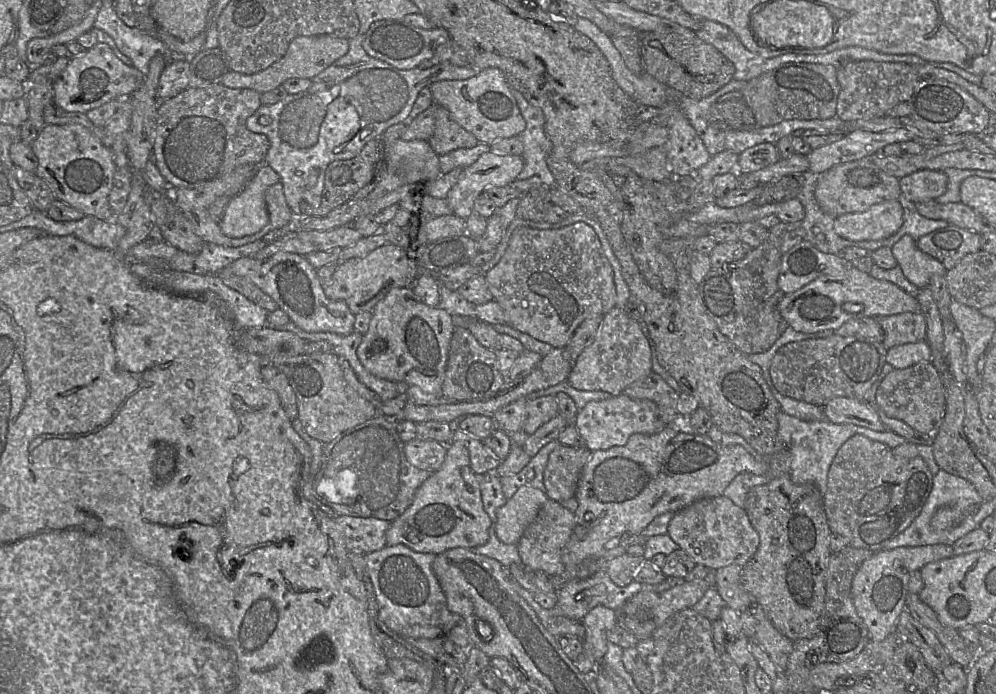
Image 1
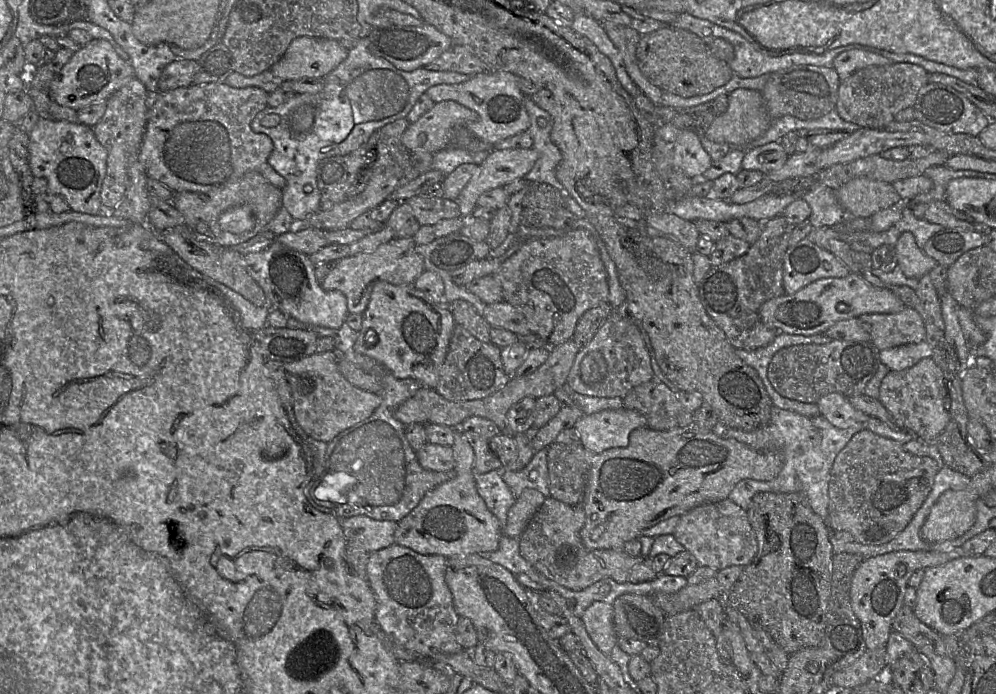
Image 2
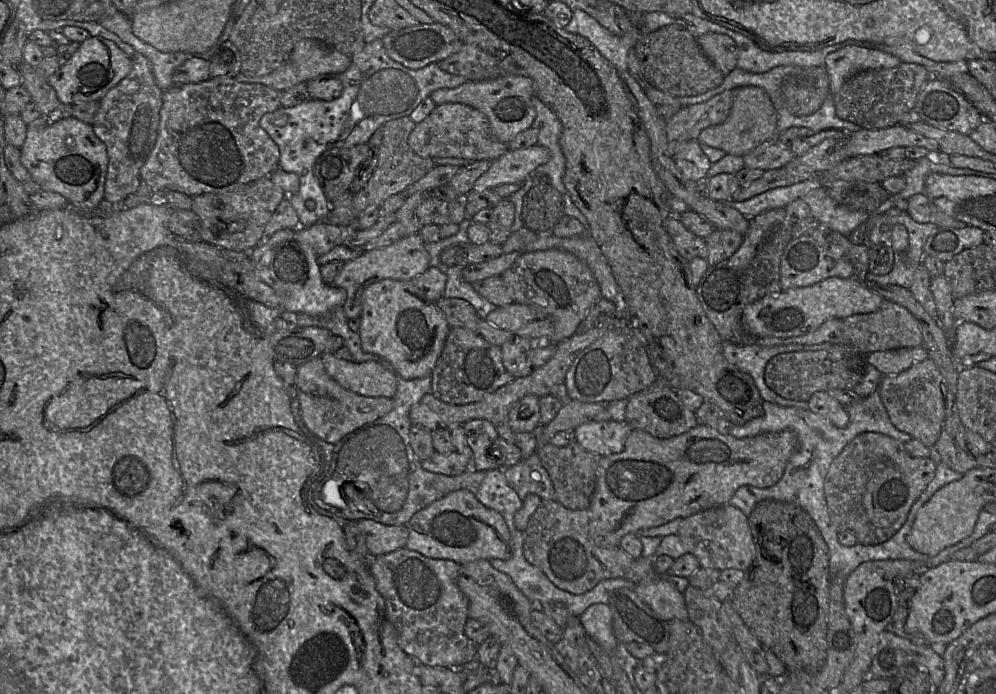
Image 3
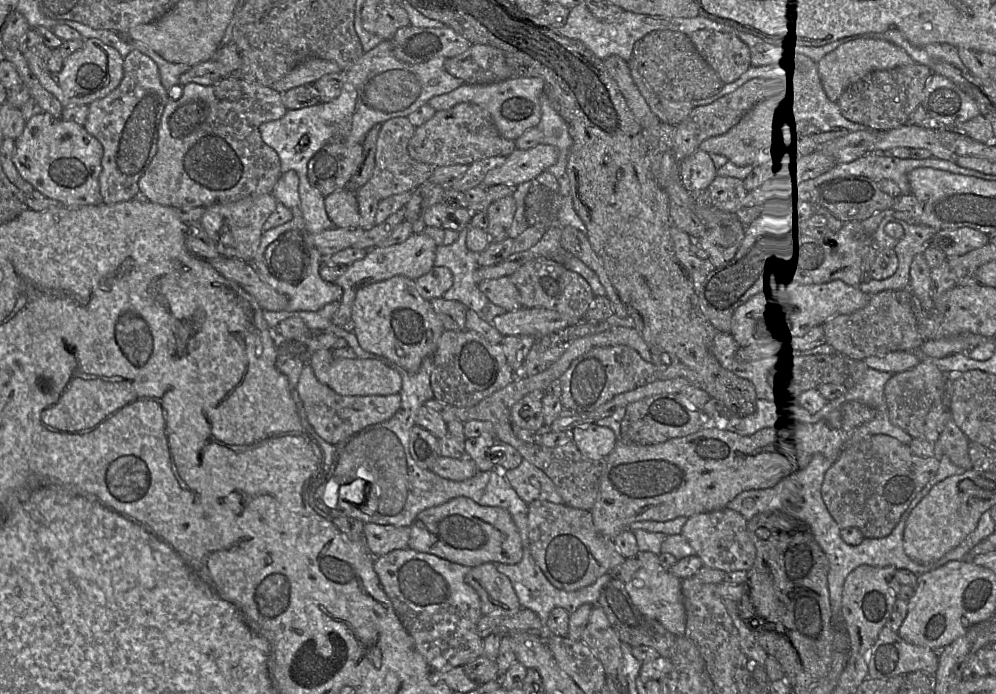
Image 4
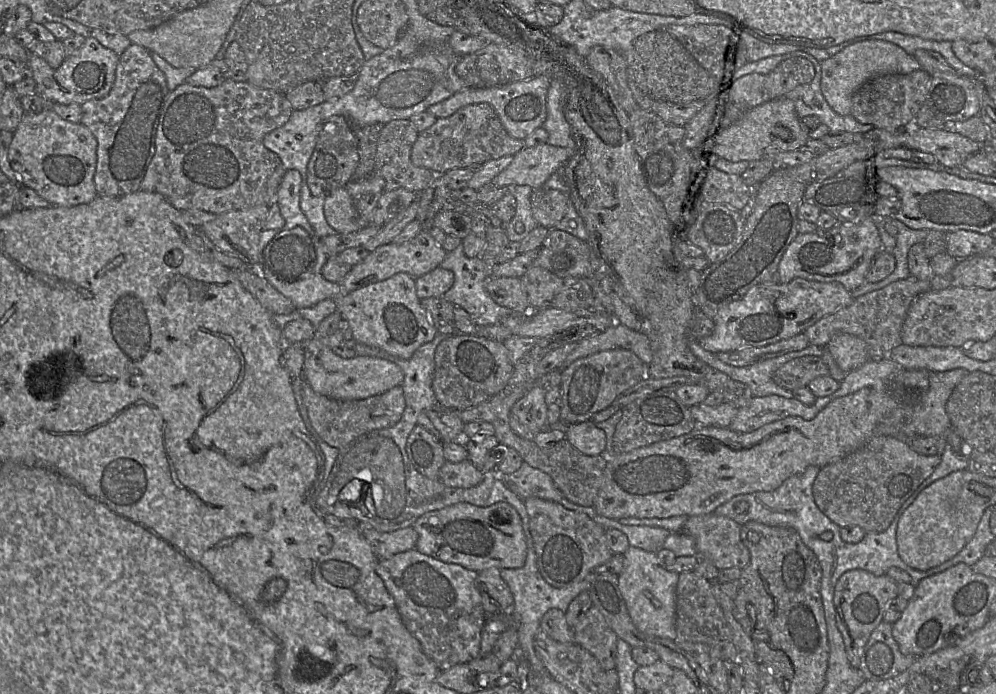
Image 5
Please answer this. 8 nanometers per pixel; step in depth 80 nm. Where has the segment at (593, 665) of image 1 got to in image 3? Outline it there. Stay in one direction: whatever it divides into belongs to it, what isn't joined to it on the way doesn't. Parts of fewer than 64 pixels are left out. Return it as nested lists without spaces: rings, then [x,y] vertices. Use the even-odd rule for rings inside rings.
[[[592,604],[579,618],[587,635],[607,654],[615,651],[619,641],[612,630],[612,612],[608,604]]]

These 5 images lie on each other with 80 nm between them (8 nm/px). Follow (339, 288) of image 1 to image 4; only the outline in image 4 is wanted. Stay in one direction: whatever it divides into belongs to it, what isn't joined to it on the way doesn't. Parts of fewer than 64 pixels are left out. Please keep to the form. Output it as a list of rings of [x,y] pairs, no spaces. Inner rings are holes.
[[[413,233],[404,242],[387,247],[374,247],[362,259],[348,265],[346,271],[334,282],[343,289],[340,307],[332,317],[332,323],[342,327],[351,320],[352,305],[357,291],[369,284],[384,281],[394,276],[404,276],[412,280],[428,273],[434,267],[437,244],[425,233]]]

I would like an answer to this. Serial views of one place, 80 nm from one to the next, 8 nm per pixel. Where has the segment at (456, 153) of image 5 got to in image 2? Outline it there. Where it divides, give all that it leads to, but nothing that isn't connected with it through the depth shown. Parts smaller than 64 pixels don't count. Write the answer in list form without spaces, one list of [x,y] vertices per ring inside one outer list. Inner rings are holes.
[[[445,100],[434,103],[417,121],[409,123],[402,134],[402,144],[413,153],[436,153],[448,147],[458,147],[470,152],[491,151],[493,144],[484,142],[467,129],[467,123],[477,121],[479,115],[455,101]]]

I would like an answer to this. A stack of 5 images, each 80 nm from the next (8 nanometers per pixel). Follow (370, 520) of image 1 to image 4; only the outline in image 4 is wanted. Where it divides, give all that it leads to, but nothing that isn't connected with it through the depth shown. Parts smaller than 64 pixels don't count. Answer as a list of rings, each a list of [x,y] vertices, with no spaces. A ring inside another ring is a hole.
[[[365,523],[364,535],[370,553],[380,557],[394,550],[409,548],[411,528]]]

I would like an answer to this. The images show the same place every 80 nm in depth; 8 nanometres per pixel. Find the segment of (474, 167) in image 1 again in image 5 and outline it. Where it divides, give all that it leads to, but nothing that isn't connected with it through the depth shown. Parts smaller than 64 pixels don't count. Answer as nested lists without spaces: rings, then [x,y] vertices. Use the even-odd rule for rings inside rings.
[[[547,143],[523,147],[511,163],[491,181],[496,186],[512,188],[528,185],[533,189],[544,186],[545,181],[562,168],[573,155],[571,149]]]

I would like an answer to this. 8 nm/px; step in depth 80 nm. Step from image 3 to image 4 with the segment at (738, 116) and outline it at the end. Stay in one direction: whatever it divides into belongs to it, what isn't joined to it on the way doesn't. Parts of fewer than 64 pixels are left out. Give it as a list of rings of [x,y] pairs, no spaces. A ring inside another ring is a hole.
[[[766,94],[735,126],[722,135],[704,140],[699,149],[708,154],[722,155],[738,166],[752,165],[763,150],[791,149],[793,126],[783,102],[775,94]]]

